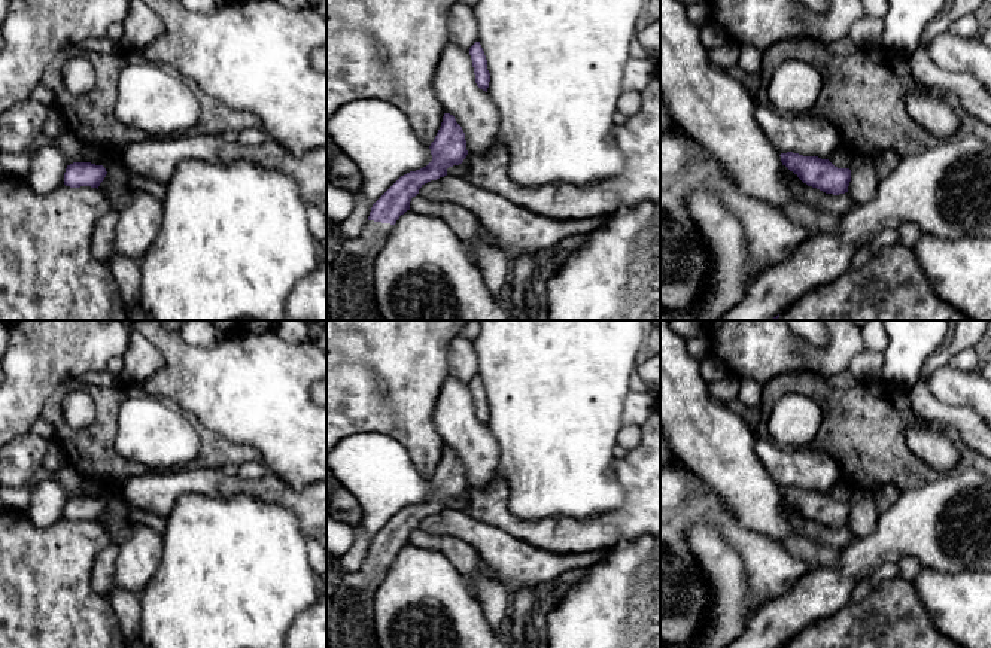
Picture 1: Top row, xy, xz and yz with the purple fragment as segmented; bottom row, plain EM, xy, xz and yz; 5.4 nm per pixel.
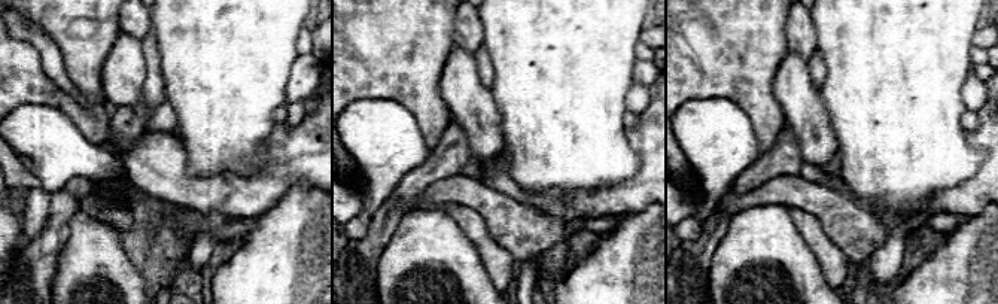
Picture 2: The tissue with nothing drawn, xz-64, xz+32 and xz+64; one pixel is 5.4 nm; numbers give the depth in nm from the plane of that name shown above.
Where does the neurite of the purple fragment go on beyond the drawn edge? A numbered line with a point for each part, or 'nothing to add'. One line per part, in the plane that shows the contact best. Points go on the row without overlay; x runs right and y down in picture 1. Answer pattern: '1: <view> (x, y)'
1: xz (350, 608)

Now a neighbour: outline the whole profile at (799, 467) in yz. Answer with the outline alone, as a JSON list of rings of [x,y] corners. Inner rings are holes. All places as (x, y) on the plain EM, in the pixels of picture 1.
[[[757,438],[756,456],[779,489],[793,486],[829,493],[843,480],[843,471],[833,457],[808,447],[784,447]]]

